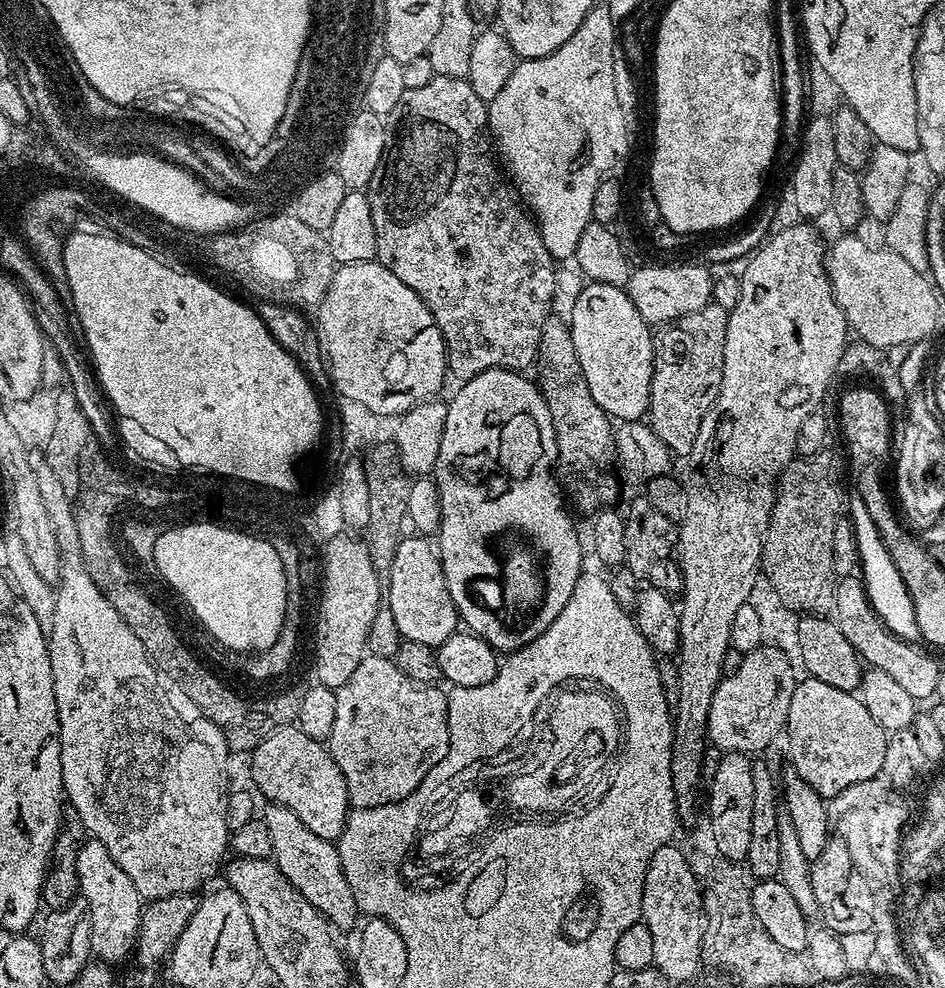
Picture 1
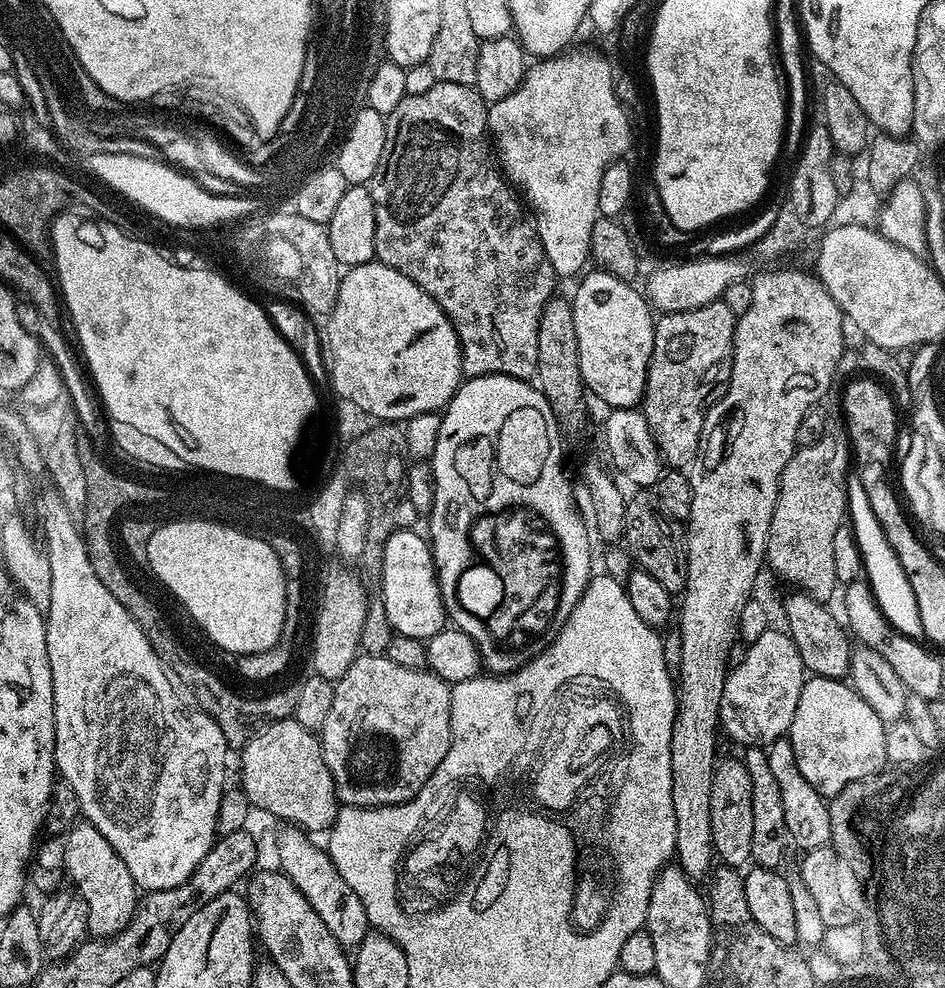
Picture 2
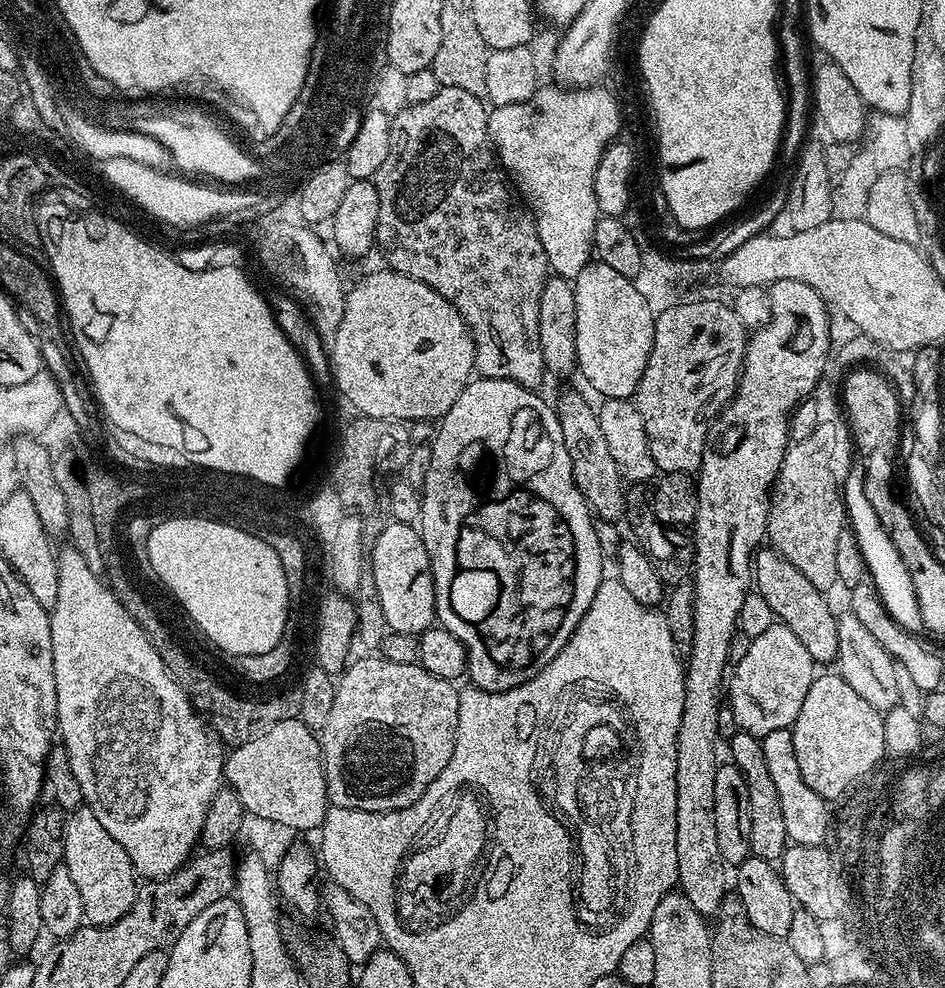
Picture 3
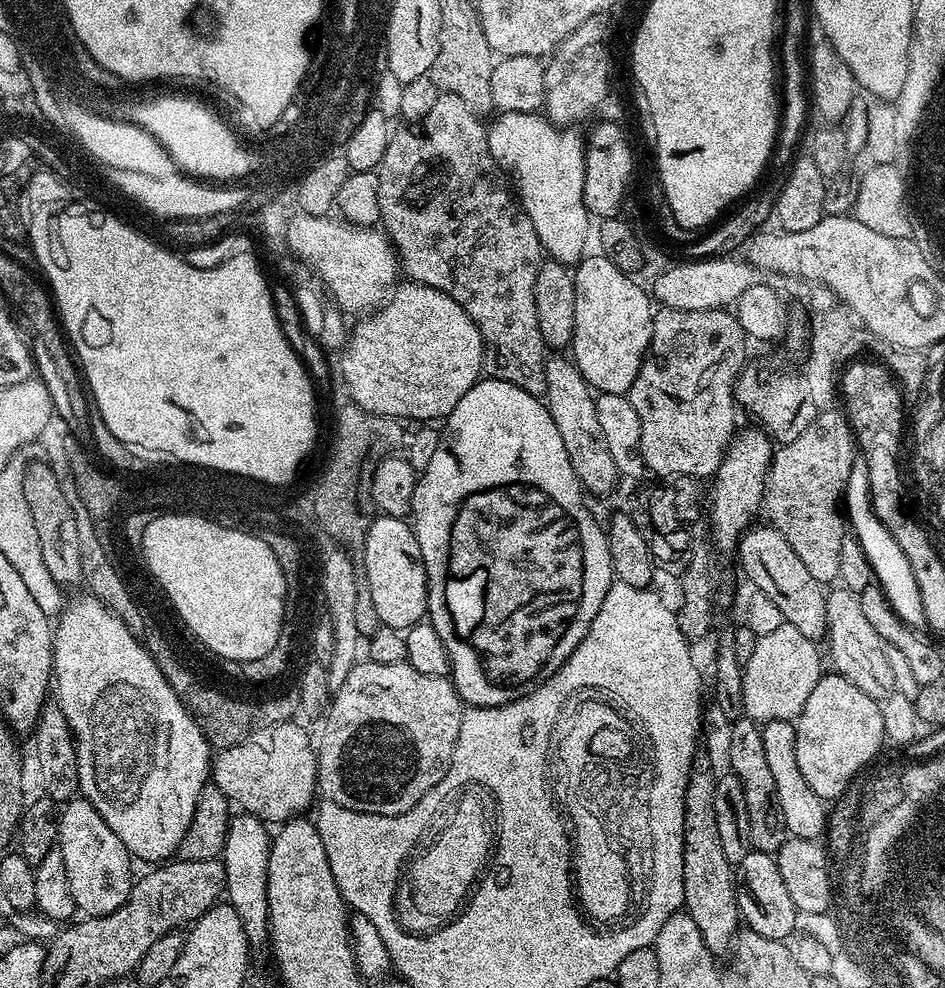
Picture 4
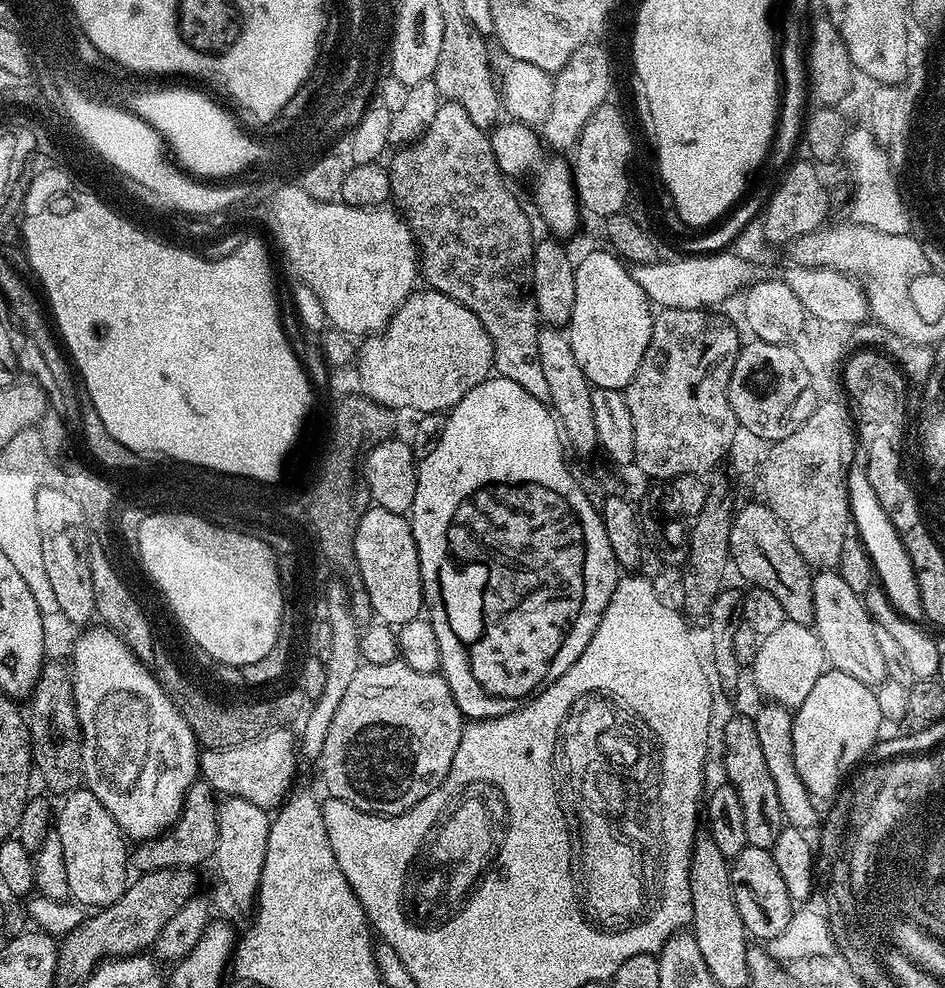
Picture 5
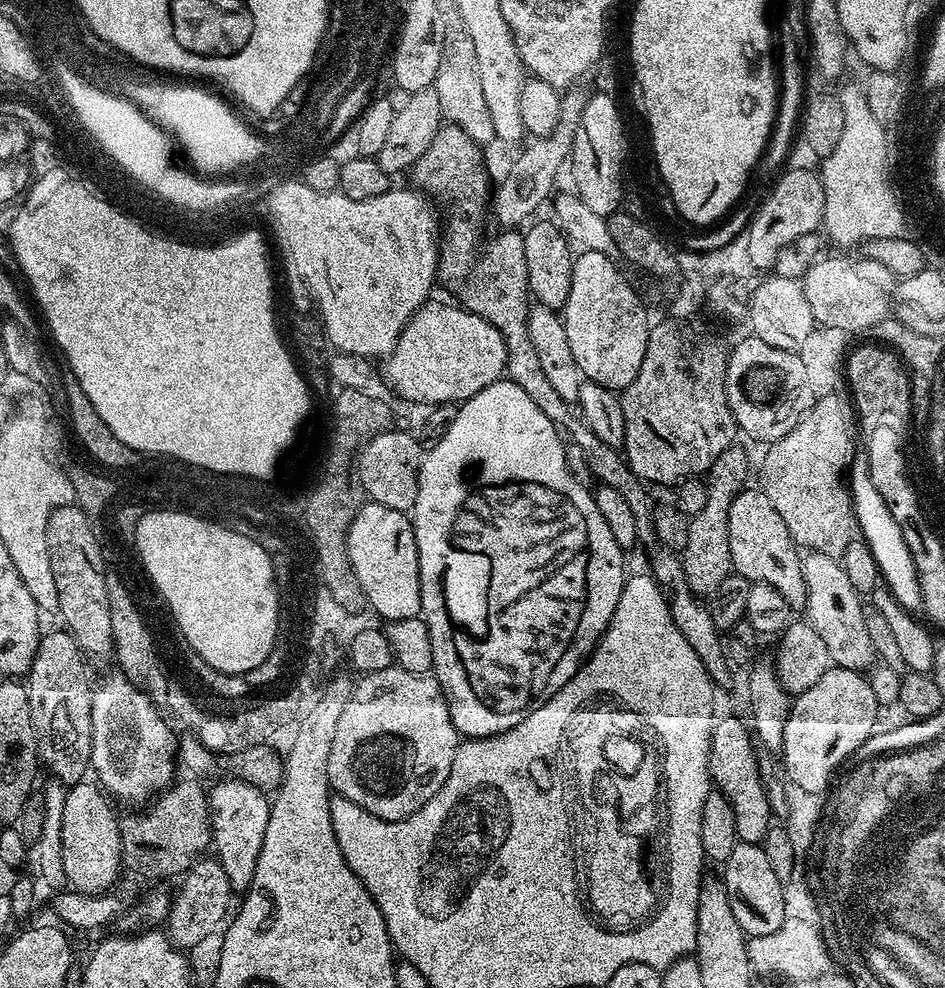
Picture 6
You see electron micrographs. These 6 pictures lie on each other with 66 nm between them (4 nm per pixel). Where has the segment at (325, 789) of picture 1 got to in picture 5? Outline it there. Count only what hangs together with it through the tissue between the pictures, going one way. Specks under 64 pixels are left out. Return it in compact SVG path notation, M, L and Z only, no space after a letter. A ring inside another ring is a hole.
M287 727L273 728L238 746L204 748L200 754L199 775L221 797L237 796L265 810L279 809L293 791L292 779L296 776L298 761L298 740L288 731Z

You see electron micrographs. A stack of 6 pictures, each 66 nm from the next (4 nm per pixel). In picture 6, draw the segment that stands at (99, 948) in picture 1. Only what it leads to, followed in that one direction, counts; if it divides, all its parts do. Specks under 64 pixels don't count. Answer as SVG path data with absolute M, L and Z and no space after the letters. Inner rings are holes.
M88 783L73 784L66 791L66 806L62 806L62 866L75 891L102 895L116 888L116 879L122 873L120 821L104 789Z

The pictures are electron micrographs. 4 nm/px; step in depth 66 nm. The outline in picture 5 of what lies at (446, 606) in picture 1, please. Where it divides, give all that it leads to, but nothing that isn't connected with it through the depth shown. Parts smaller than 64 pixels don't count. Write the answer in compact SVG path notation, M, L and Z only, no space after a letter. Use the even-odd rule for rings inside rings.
M369 507L358 522L352 549L357 555L366 594L370 594L373 613L383 623L393 626L417 619L424 608L424 587L420 581L420 559L411 523L398 513Z

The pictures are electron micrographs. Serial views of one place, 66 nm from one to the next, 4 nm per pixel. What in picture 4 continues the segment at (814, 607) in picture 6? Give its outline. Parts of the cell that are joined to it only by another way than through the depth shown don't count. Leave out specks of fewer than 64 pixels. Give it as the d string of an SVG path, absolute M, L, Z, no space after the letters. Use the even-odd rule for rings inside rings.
M843 586L833 587L826 598L826 618L826 645L828 644L828 652L832 655L832 664L836 667L833 669L854 682L854 686L858 686L862 694L870 694L870 698L877 702L887 699L895 691L893 671L890 670L889 659L883 650L885 642L864 617L859 595Z

